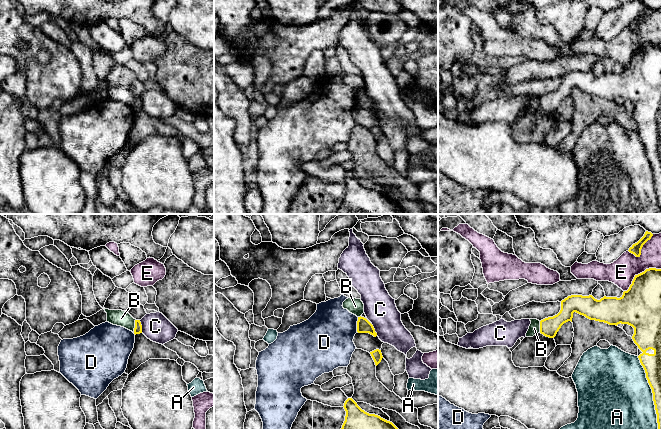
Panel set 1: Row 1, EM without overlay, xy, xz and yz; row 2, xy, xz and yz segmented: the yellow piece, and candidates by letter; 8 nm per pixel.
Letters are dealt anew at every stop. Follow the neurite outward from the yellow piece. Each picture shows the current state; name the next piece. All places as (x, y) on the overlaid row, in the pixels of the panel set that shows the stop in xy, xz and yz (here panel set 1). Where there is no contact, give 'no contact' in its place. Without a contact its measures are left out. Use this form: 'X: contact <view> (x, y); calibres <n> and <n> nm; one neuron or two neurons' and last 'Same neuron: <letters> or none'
A: contact yz (652, 392); calibres 260 and 480 nm; two neurons
B: contact xy (135, 326); calibres 60 and 130 nm; two neurons
C: contact xy (141, 326); calibres 60 and 220 nm; two neurons
D: contact xz (357, 324); calibres 110 and 400 nm; two neurons
E: contact yz (640, 273); calibres 480 and 280 nm; two neurons
Same neuron: none

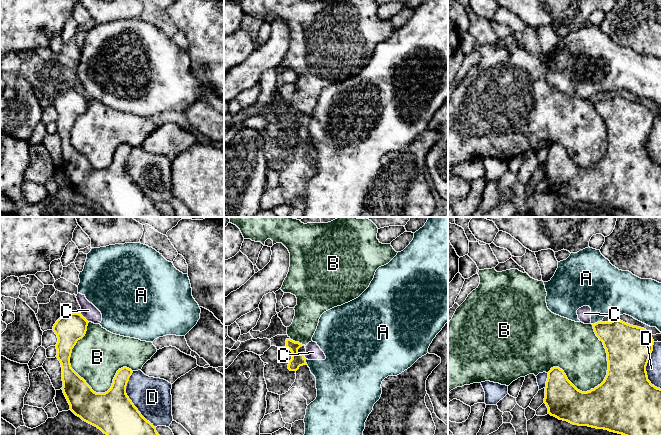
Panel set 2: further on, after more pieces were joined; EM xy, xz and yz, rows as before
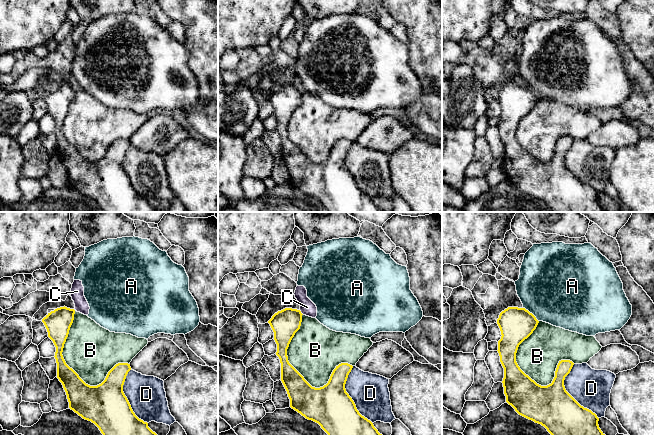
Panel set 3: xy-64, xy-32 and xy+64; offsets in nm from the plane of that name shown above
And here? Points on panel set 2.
A: contact yz (597, 322); calibres 300 and 380 nm; two neurons
B: contact xy (69, 361); calibres 220 and 400 nm; two neurons
C: contact xy (84, 318); calibres 240 and 120 nm; two neurons
D: contact xy (130, 400); calibres 340 and 300 nm; two neurons
Same neuron: none

